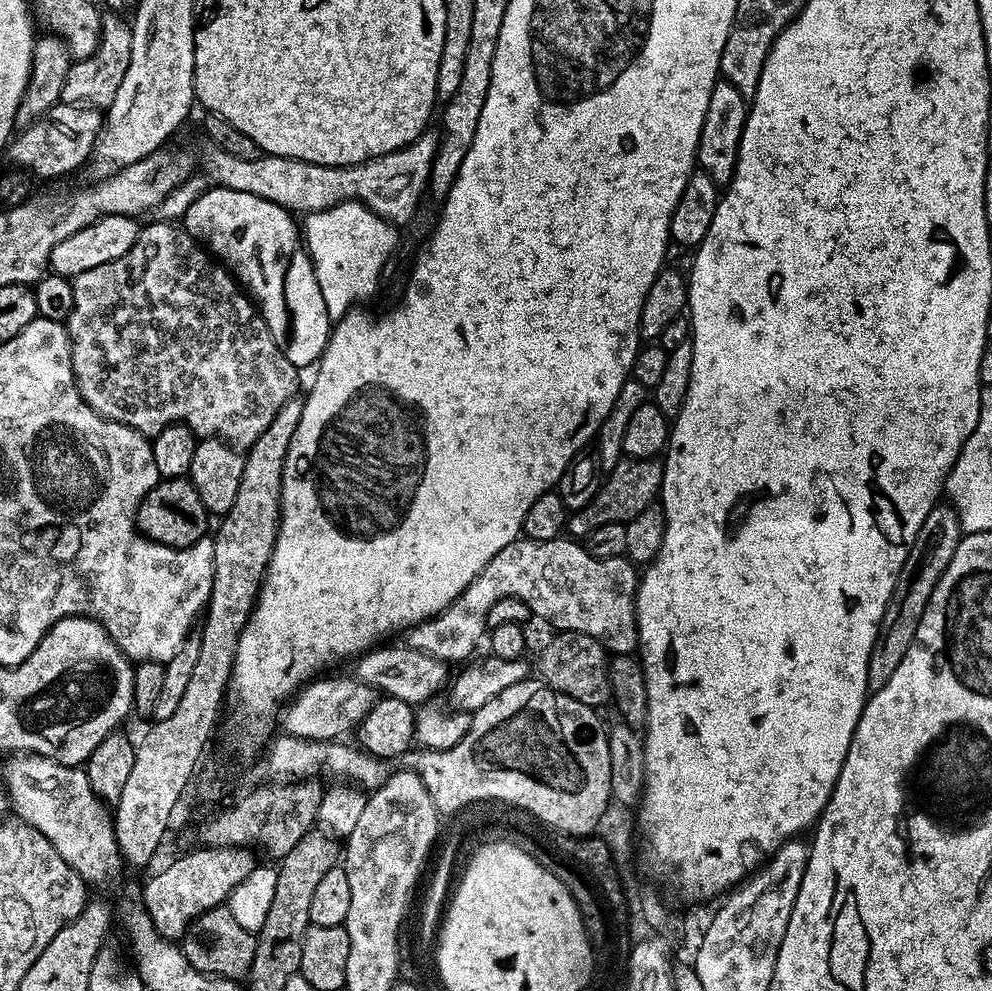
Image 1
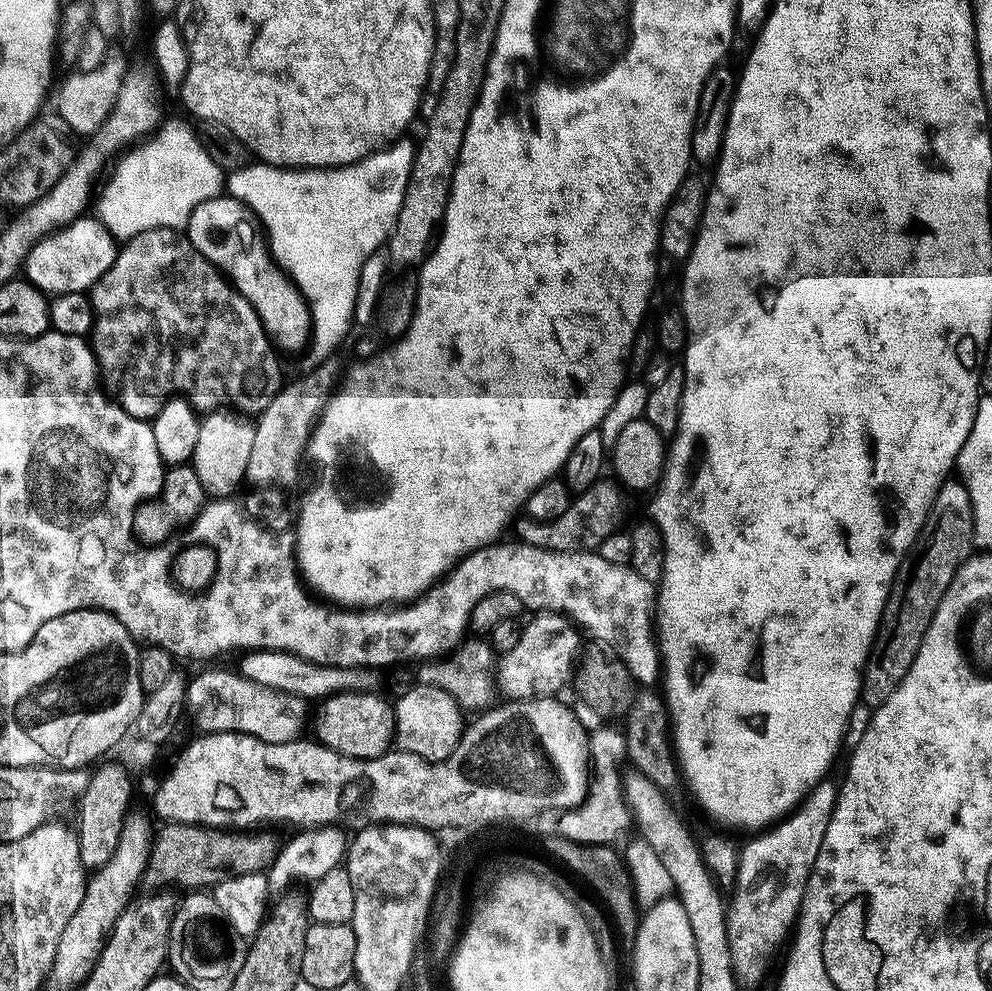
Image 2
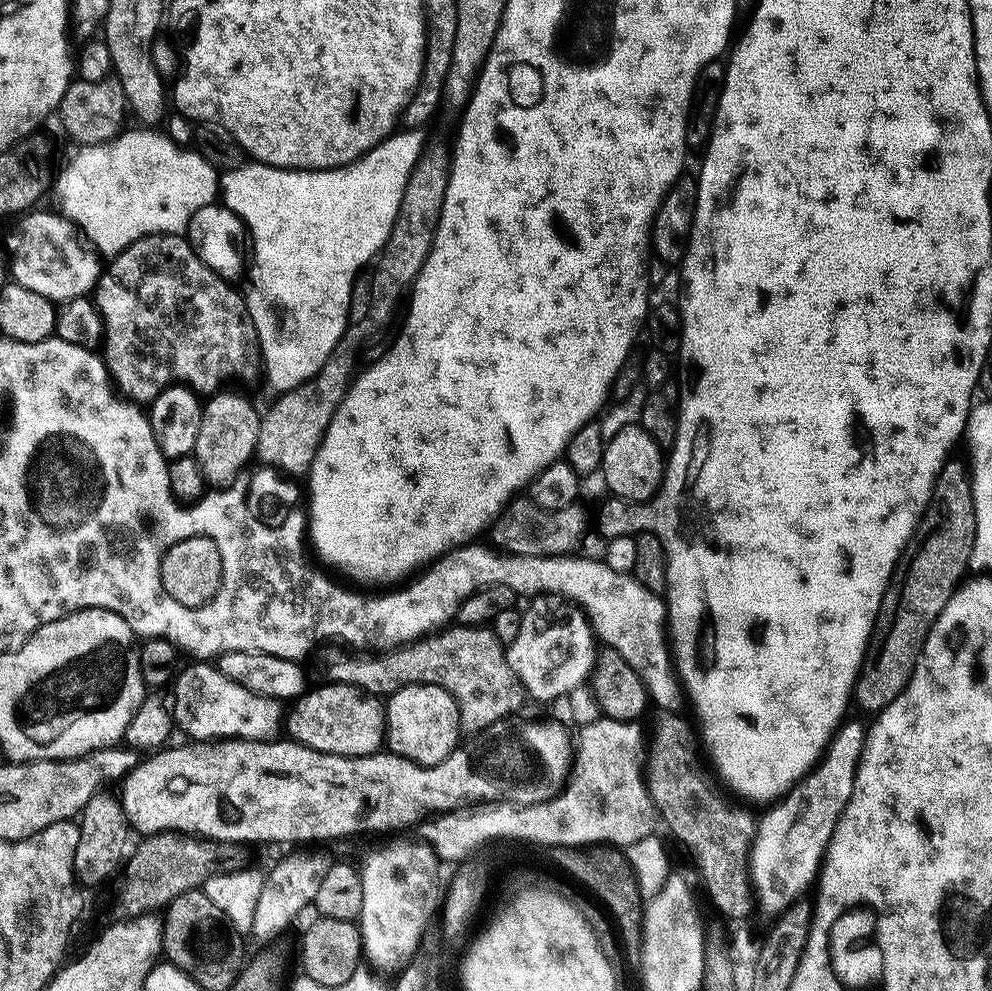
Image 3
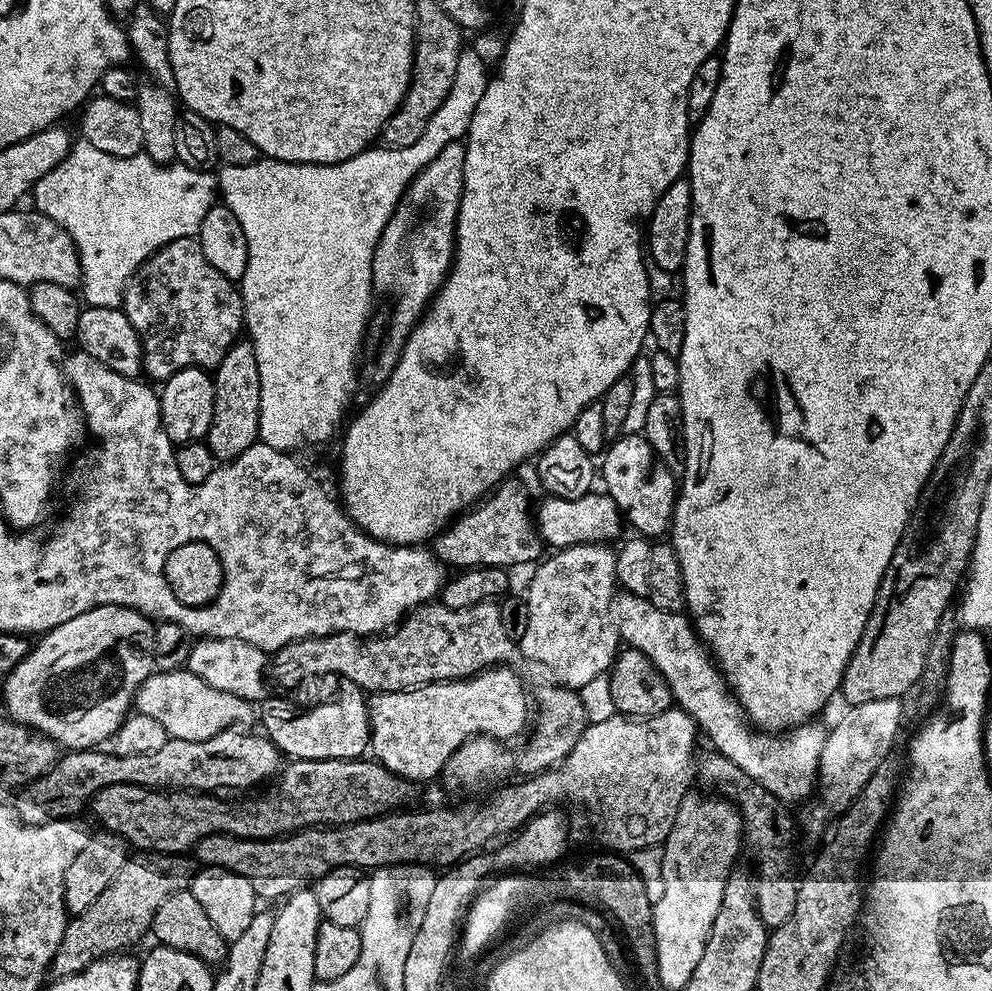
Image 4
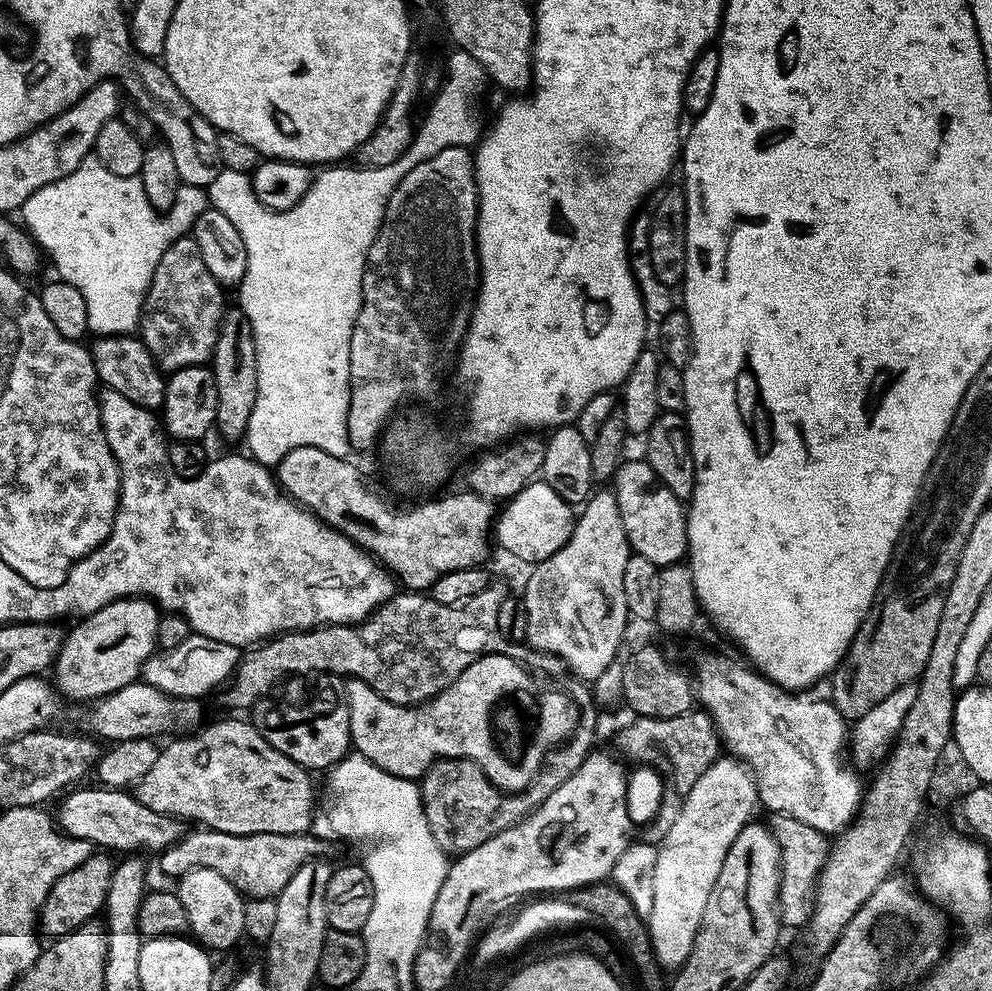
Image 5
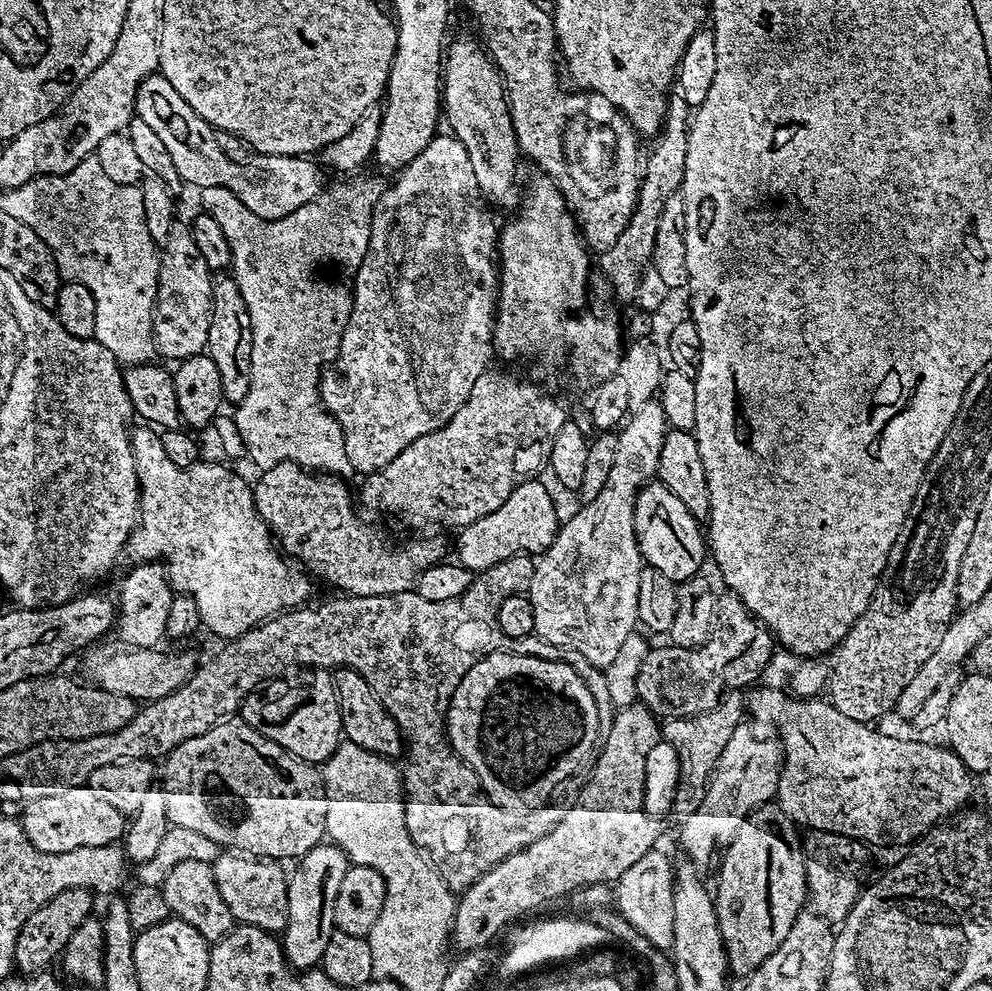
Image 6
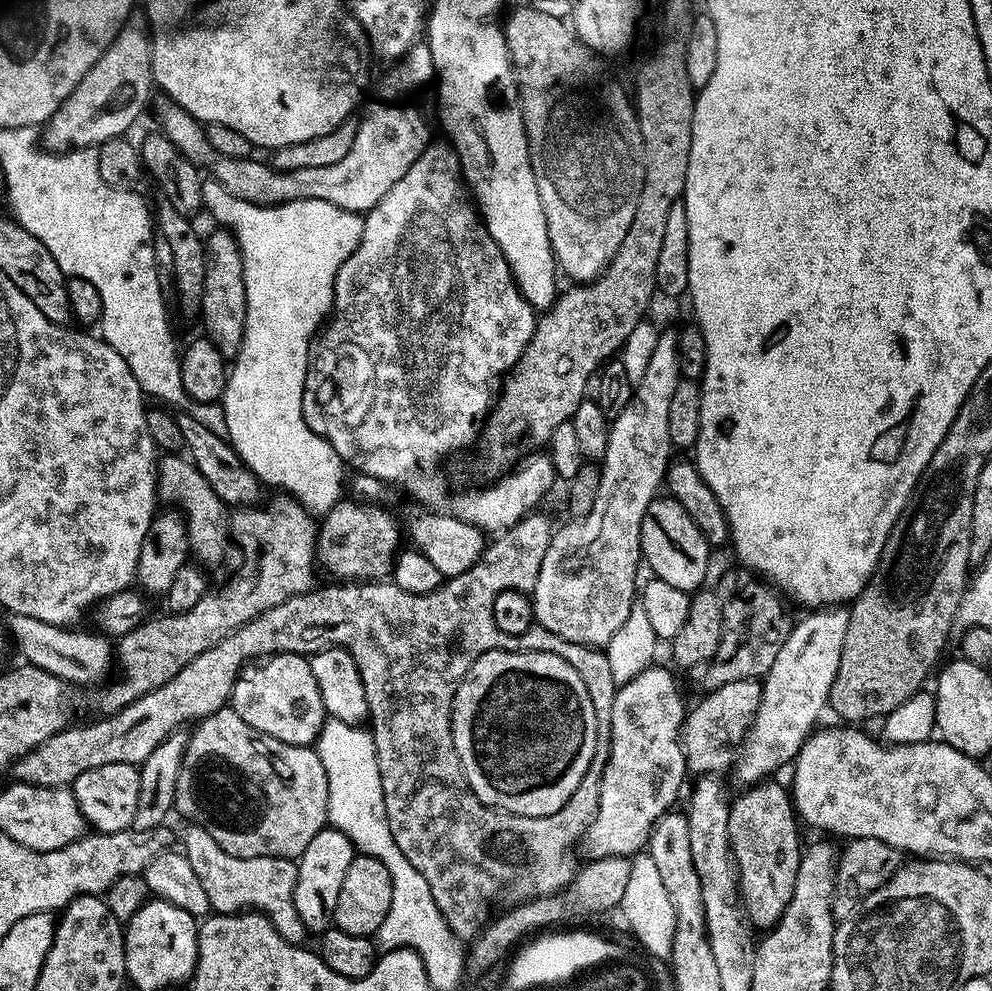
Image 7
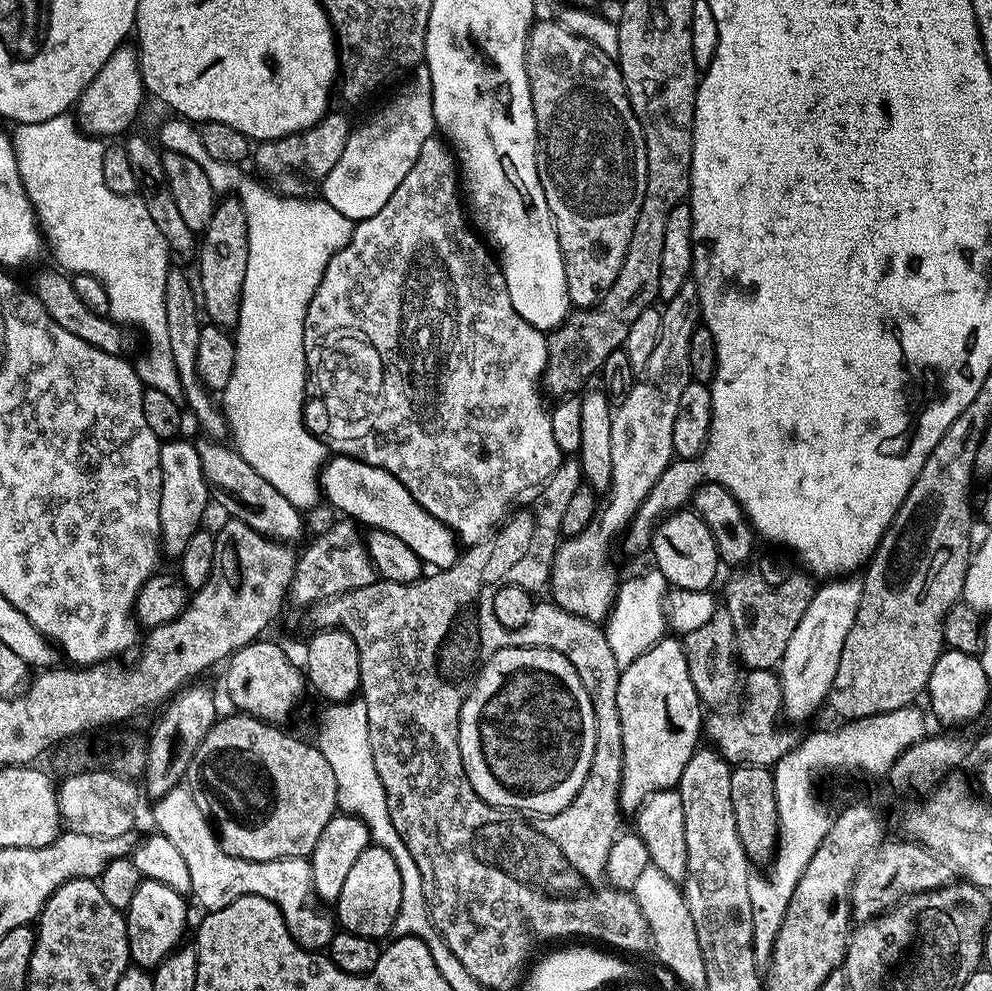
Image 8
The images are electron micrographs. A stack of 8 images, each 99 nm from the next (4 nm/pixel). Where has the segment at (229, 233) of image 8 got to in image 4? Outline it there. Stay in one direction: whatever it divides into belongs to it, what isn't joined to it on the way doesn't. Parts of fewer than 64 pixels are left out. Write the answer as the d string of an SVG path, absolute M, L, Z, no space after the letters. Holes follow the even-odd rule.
M240 338L214 370L214 418L206 437L208 449L217 461L238 458L260 435L260 379L256 346L251 339Z

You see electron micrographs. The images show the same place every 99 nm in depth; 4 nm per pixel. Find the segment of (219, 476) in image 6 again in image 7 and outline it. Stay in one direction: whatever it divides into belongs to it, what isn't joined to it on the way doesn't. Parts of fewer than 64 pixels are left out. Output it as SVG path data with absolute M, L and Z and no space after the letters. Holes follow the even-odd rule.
M168 454L159 461L158 496L161 501L180 500L179 507L188 526L191 555L204 566L218 563L224 551L230 548L230 512L190 459L180 454Z

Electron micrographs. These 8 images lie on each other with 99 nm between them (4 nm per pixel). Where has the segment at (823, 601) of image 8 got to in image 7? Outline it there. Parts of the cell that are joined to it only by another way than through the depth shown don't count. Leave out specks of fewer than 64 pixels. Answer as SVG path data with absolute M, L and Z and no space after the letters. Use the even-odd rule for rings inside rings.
M825 606L807 613L805 620L797 619L792 625L792 633L782 642L782 650L778 650L778 658L774 658L774 666L770 666L767 676L762 680L762 698L756 716L749 723L746 739L739 749L734 765L736 780L741 789L752 787L760 781L775 777L776 771L783 764L791 765L802 746L808 741L817 727L816 719L823 708L829 707L828 695L834 686L834 678L838 674L838 662L842 662L842 646L846 642L846 626L848 625L848 608L844 606Z

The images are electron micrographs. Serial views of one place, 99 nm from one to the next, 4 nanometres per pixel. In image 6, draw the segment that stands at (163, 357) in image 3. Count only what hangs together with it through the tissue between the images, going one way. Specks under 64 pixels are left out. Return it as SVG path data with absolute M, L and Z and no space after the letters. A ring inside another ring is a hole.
M177 222L160 252L156 305L152 311L152 337L161 357L179 362L205 355L214 310L213 283L213 270L206 266L206 258L202 258L202 250L198 250L198 242L194 242L191 227Z

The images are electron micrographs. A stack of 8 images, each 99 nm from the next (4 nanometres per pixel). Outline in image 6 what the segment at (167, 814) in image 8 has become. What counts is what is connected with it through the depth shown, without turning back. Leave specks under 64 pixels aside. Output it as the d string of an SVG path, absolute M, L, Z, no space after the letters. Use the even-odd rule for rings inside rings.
M221 854L212 864L214 882L218 882L218 894L222 894L222 902L230 906L233 921L250 926L258 926L273 934L283 933L288 924L288 876L285 865L267 858L249 858L243 854Z

